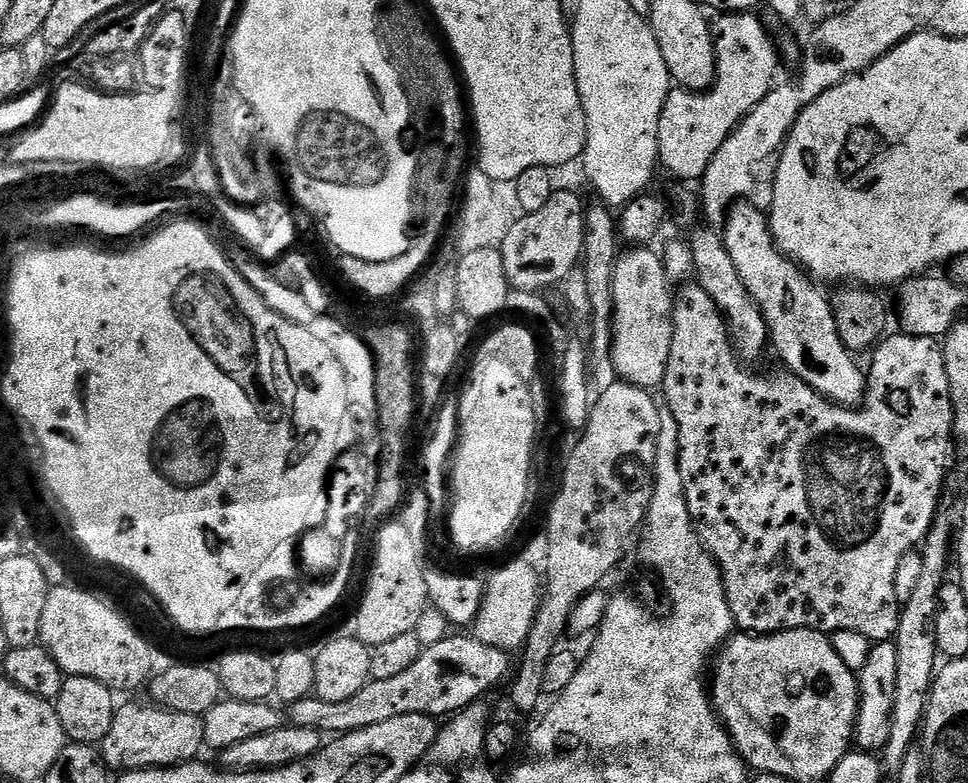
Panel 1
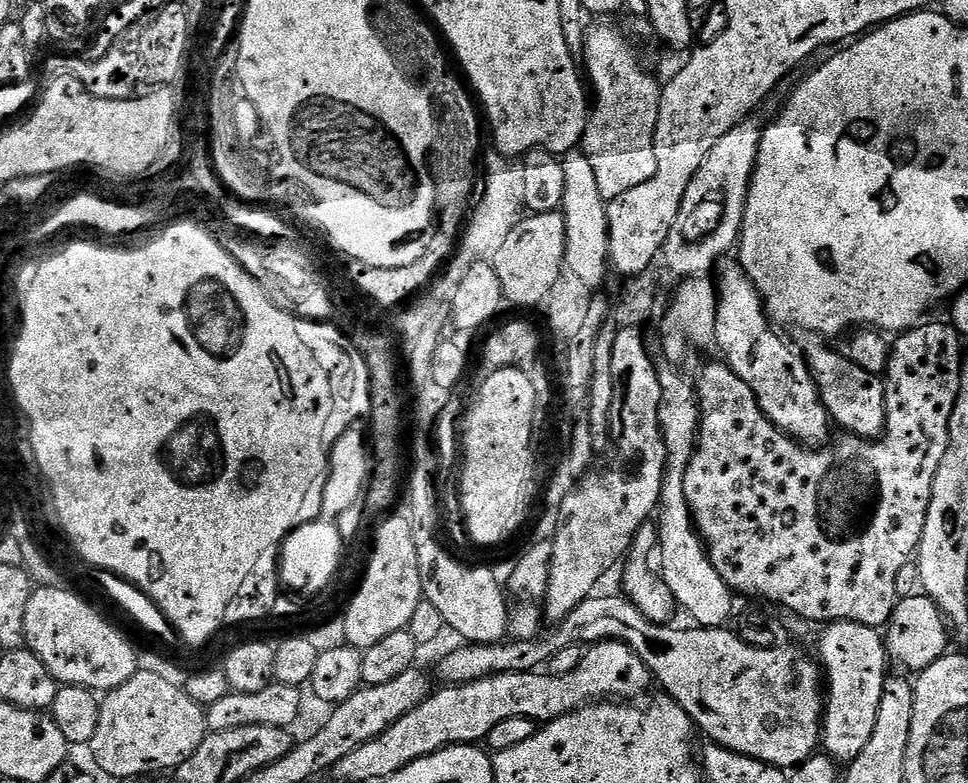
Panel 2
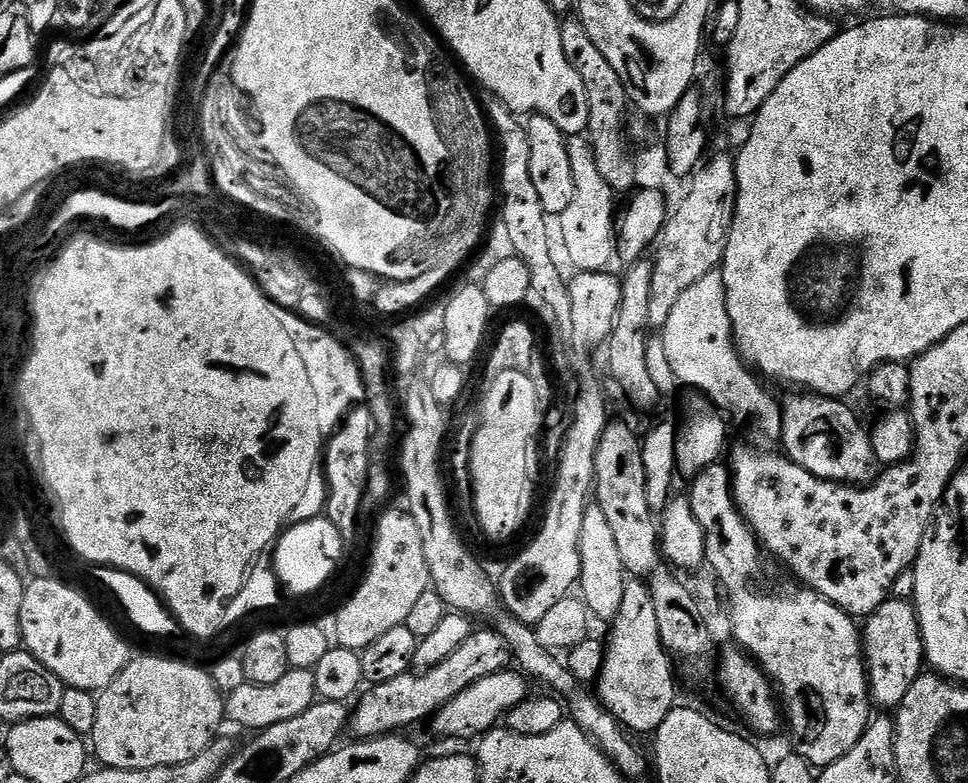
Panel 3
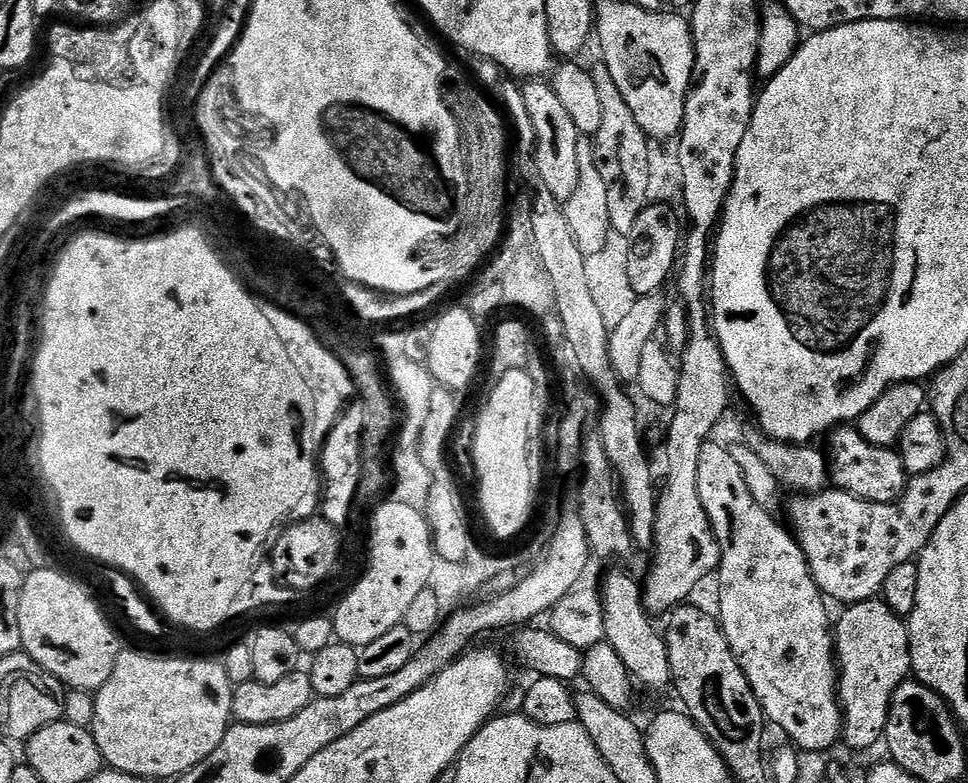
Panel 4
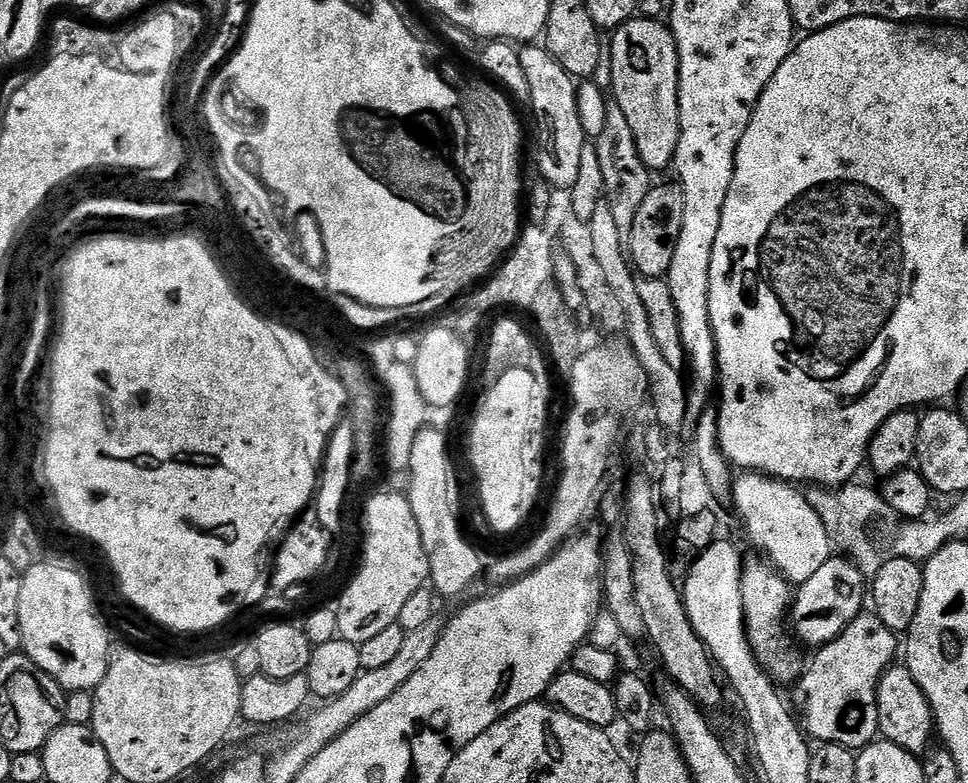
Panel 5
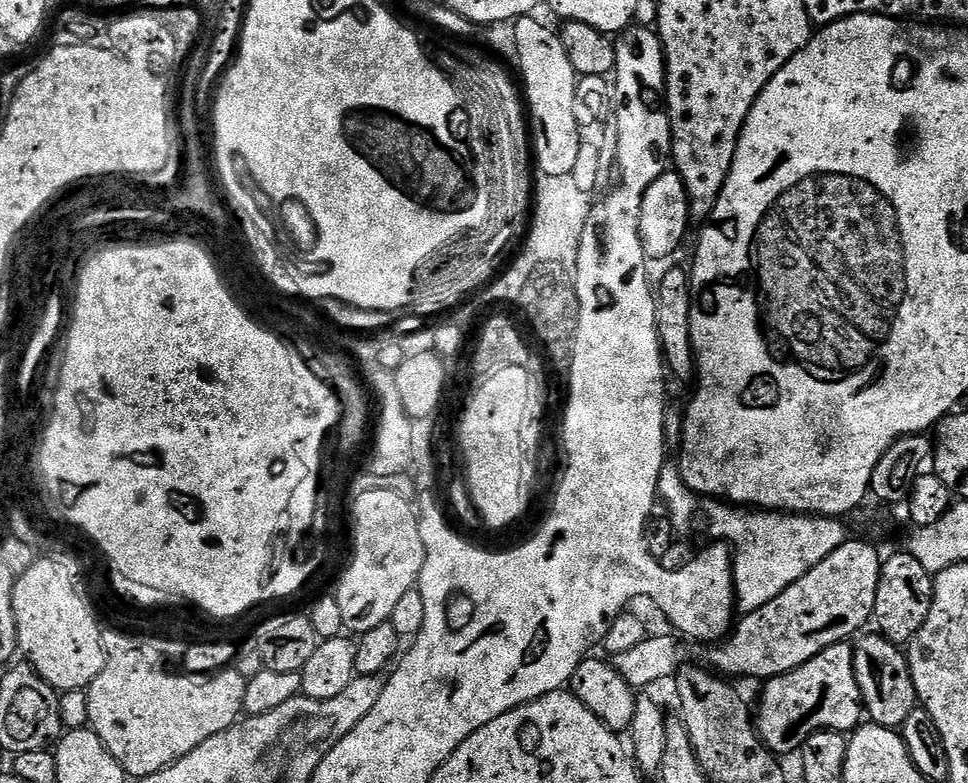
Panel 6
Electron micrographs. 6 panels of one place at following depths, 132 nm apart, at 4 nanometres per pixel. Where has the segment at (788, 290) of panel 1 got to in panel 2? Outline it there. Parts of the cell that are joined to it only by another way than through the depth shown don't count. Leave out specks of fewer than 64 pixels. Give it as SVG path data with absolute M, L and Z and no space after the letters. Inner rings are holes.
M816 342L806 351L808 368L820 388L820 397L828 408L828 414L845 433L860 436L863 440L883 437L888 427L888 389L881 377L862 370L843 351L827 348L827 343Z

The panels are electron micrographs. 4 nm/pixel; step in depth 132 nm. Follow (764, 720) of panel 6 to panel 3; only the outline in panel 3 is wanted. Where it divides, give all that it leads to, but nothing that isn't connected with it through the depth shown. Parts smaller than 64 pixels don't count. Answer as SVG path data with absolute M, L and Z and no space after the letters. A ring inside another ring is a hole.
M889 598L885 604L878 606L878 610L874 610L872 616L863 621L862 639L872 703L880 710L895 710L900 707L902 698L906 698L906 690L914 686L914 682L926 668L924 639L920 633L915 603Z

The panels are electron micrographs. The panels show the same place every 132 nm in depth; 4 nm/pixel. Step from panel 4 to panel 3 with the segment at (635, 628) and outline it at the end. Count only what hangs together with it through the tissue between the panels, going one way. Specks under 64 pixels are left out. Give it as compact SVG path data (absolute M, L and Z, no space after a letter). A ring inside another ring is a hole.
M589 501L583 514L582 538L580 539L580 578L578 581L581 599L588 607L589 613L604 622L610 622L616 616L628 583L622 557L615 543L614 533L607 524L606 514L596 501Z

